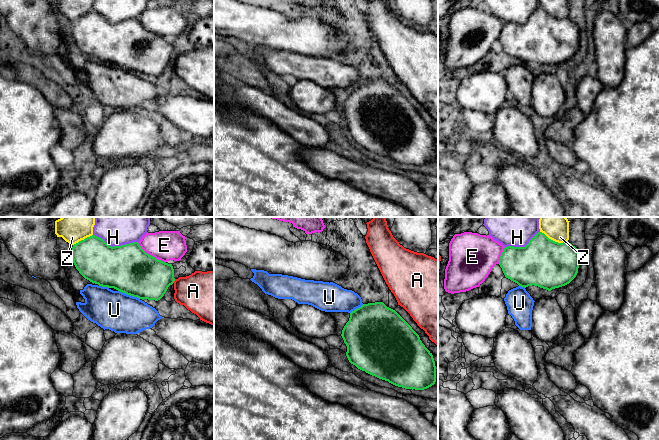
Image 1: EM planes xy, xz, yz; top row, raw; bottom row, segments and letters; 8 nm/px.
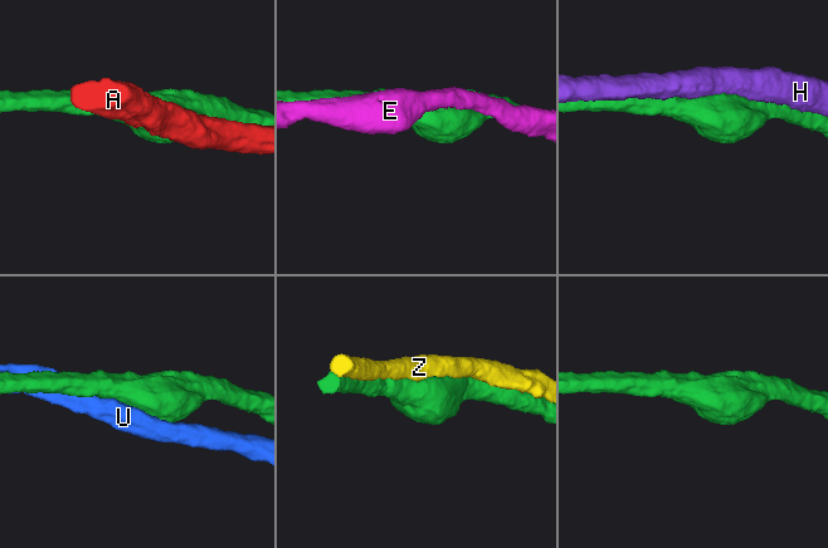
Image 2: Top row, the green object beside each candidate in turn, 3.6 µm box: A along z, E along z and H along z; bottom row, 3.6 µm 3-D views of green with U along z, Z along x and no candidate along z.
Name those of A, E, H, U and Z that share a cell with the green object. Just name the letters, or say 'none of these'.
none of these

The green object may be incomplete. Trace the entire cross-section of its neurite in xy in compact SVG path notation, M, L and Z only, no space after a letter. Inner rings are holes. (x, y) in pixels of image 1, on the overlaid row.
M92 235L73 245L72 259L90 282L142 300L160 300L175 281L172 264L149 255L138 242L112 247Z

